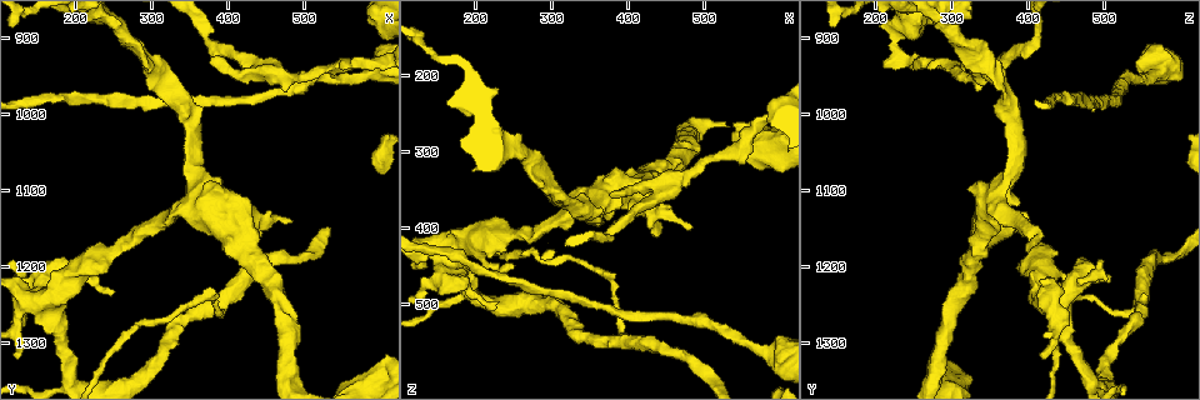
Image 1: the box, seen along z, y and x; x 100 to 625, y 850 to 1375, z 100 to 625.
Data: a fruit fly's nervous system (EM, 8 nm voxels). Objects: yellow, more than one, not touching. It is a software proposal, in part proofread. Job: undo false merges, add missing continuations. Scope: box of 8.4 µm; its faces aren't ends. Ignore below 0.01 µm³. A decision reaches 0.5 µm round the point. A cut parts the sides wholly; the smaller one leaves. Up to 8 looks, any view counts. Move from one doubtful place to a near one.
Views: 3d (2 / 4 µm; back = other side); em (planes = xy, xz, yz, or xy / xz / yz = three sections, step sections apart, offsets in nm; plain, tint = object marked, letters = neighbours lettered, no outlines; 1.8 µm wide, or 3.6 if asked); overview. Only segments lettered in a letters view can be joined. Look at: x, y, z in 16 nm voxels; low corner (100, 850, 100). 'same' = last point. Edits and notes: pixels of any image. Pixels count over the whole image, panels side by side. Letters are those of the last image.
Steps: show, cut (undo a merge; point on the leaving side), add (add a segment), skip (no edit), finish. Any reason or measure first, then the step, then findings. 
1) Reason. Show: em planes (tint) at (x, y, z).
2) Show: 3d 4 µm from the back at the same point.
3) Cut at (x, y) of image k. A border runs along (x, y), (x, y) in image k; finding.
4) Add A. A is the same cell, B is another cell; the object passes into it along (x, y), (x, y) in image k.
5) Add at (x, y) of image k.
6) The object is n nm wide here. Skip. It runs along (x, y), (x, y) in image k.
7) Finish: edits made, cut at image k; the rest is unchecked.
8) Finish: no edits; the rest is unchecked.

Free end. Show: 3d 4 µm at (370, 930, 355).

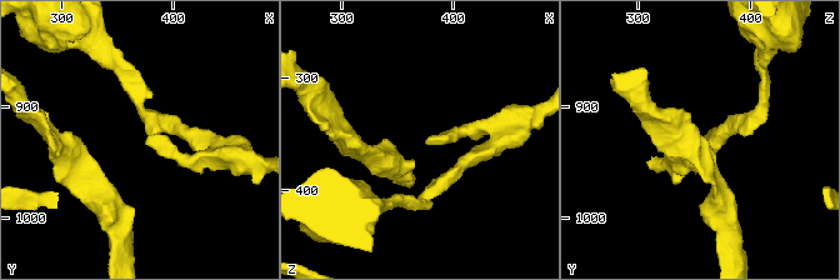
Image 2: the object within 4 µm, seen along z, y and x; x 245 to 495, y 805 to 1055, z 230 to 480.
Show: em planes (tint) at (376, 934, 356).

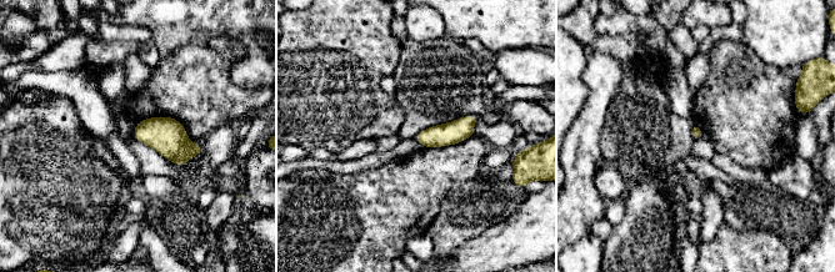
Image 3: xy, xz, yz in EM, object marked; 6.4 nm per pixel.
See the neighbours. Show: em planes (letters) at the same point.

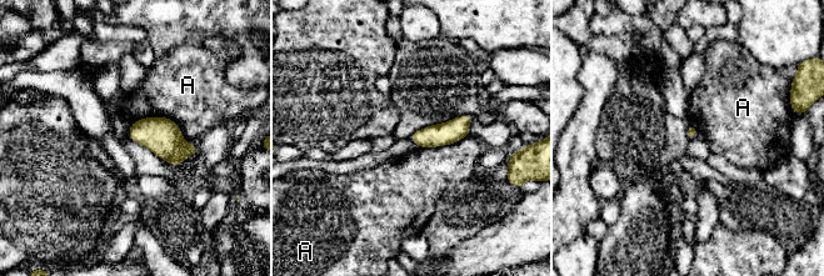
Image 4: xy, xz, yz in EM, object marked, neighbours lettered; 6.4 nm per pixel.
Skip. A is another cell; a border runs along (131, 123), (169, 118), (193, 144) in image 4; none of them fits.

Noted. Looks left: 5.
Branch point. Show: 3d 4 µm at (430, 1150, 375).

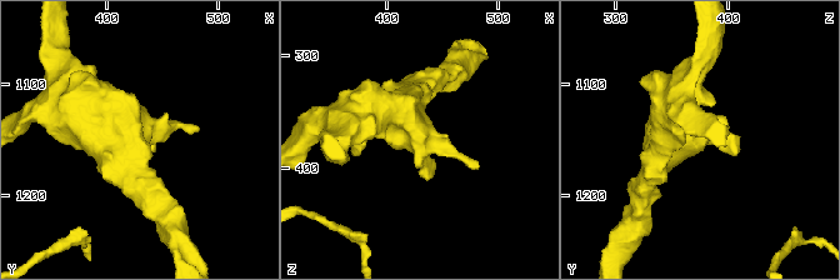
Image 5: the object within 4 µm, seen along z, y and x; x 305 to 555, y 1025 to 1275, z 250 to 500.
Show: em 3.6 µm yz step 4 (letters) at the same point.

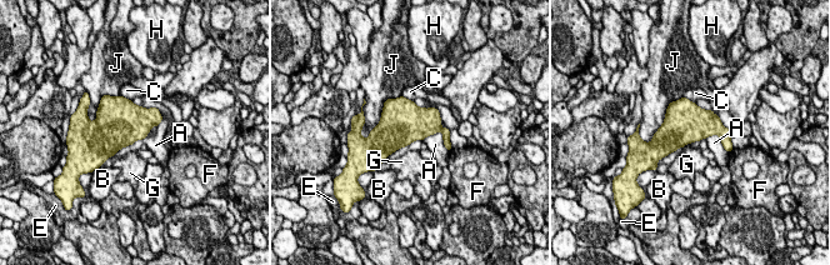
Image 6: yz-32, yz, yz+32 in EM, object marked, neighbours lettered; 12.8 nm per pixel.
Skip. A, B, C, E, F, G, H and J are other cells; a border runs along (690, 143), (679, 148) in image 6; continuous, no second neuron.

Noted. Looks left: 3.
Sharp bend. Show: 3d 4 µm from the back at (380, 1255, 545).

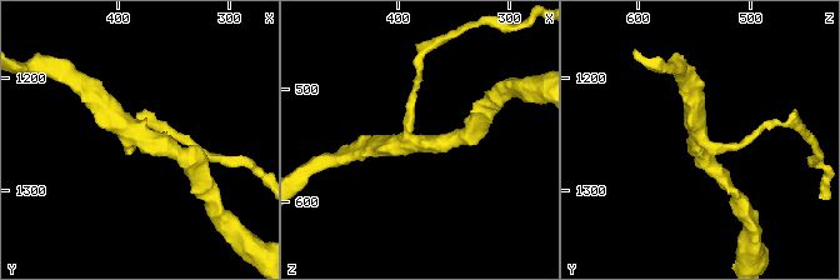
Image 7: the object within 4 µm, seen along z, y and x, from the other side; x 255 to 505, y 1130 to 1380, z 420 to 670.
3 arms meet here. Show: em 3.6 µm planes (letters) at (386, 1252, 546).

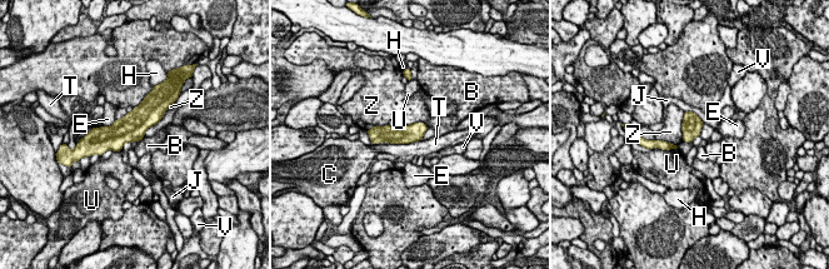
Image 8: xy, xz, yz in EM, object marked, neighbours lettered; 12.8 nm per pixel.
Skip. B, C, E, H, J, T, U, V and Z are other cells; a border runs along (684, 113), (682, 140) in image 8; one neuron here.

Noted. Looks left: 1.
Finish: no edits; the rest is unchecked.

